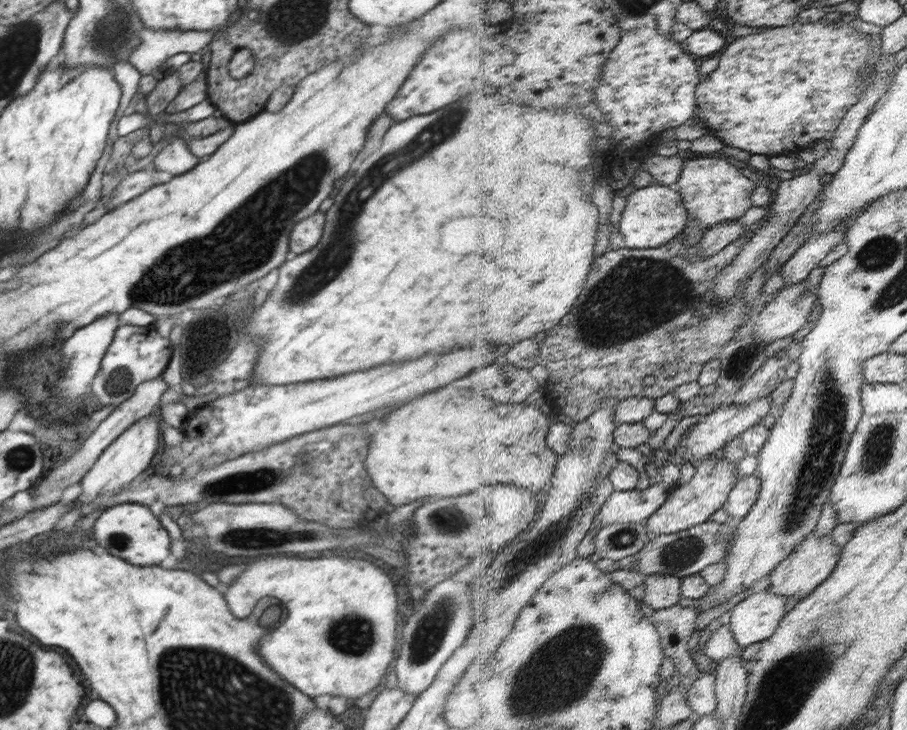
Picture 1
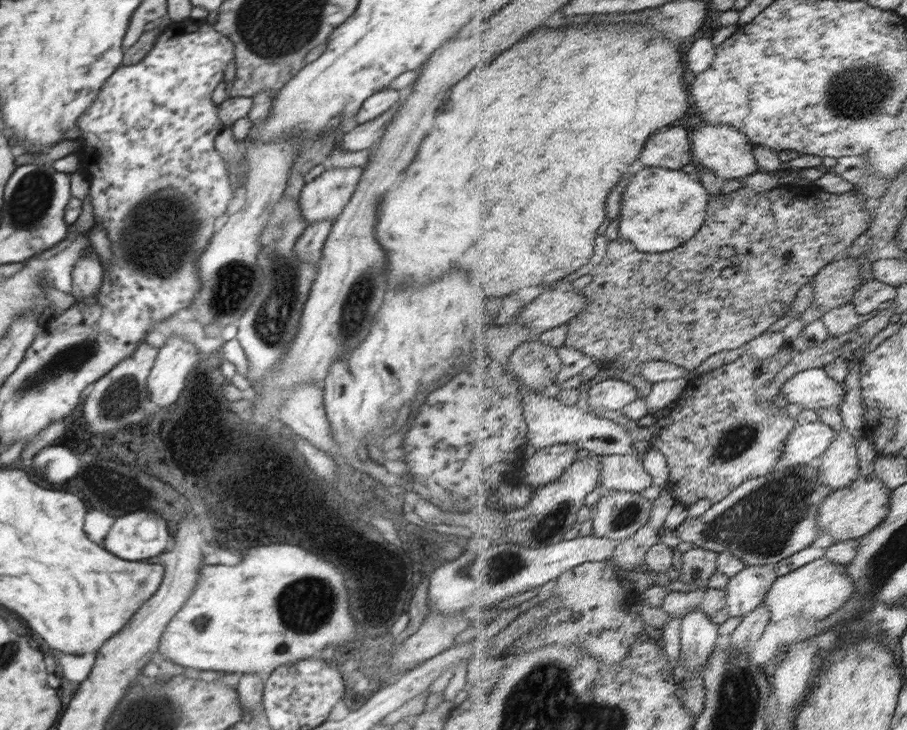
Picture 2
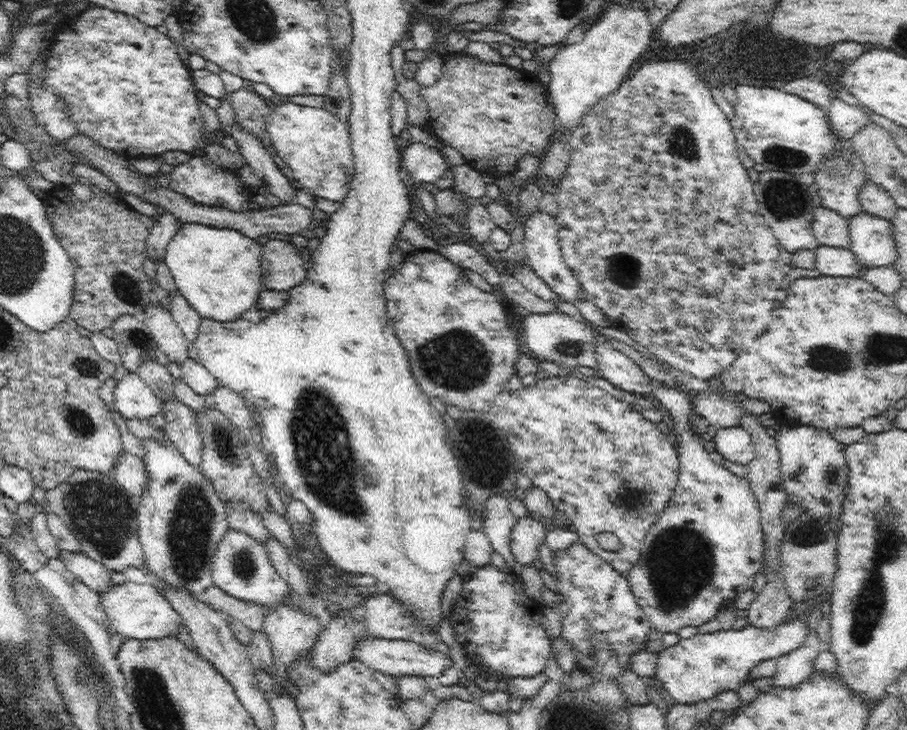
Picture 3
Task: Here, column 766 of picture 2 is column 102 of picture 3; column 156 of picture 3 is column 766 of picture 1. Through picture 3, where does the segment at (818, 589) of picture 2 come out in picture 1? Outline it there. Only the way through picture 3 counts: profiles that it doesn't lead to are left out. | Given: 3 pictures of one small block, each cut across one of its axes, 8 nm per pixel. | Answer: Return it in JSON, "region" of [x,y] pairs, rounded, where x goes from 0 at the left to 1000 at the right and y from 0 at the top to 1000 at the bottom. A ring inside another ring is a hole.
{"region":[[[847,804],[814,826],[808,834],[807,860],[817,885],[838,881],[851,874],[868,847],[868,816]]]}

